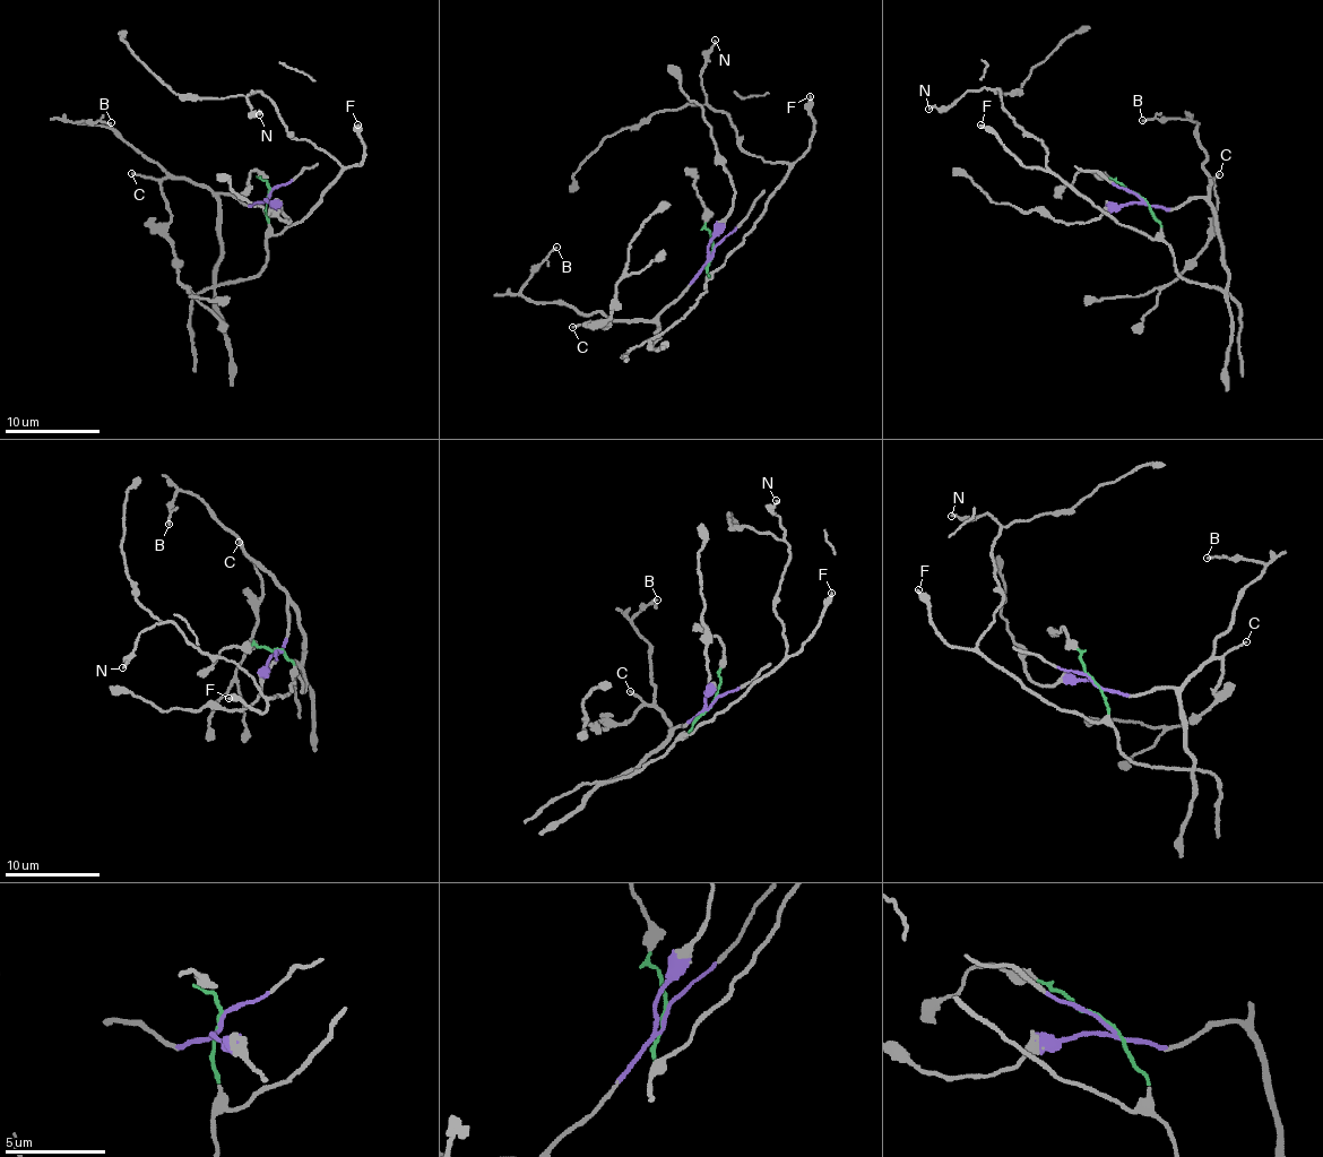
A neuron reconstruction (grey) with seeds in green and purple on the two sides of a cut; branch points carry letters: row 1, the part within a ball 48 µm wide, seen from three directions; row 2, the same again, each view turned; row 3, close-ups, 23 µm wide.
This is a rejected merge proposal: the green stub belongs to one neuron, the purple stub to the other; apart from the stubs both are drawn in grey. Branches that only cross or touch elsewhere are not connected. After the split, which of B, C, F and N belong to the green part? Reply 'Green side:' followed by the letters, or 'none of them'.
Green side: F, N

